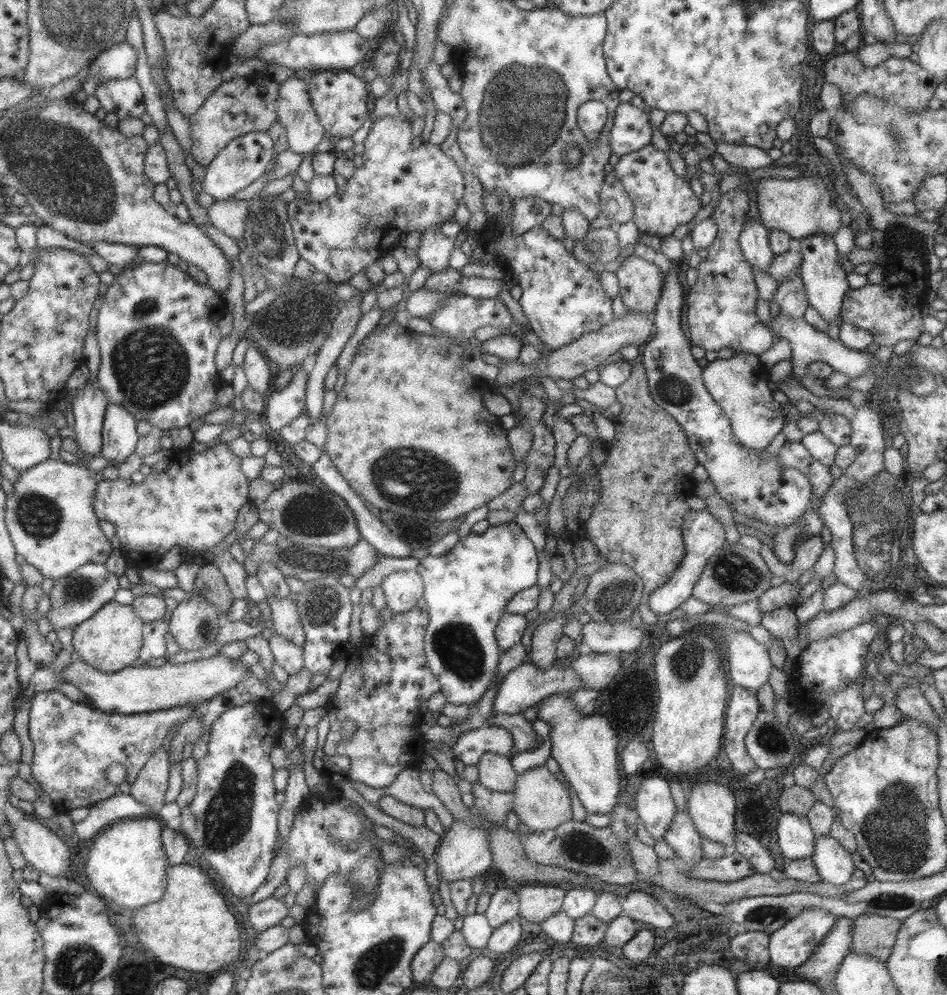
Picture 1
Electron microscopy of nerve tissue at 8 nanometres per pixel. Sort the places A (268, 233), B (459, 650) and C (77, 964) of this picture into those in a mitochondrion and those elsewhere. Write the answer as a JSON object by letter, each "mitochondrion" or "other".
{"A":"mitochondrion","B":"mitochondrion","C":"mitochondrion"}

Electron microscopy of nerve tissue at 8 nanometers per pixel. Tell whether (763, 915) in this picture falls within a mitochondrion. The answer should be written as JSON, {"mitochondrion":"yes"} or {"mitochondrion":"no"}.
{"mitochondrion":"yes"}

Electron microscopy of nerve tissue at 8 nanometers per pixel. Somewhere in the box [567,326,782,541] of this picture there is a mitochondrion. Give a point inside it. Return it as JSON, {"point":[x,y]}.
{"point":[672,389]}

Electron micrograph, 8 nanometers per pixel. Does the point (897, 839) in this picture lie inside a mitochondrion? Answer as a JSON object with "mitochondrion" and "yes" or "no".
{"mitochondrion":"yes"}

